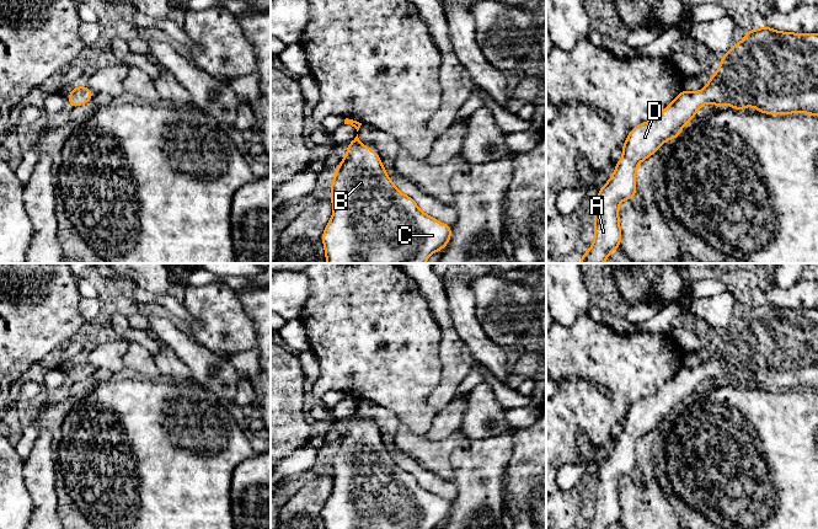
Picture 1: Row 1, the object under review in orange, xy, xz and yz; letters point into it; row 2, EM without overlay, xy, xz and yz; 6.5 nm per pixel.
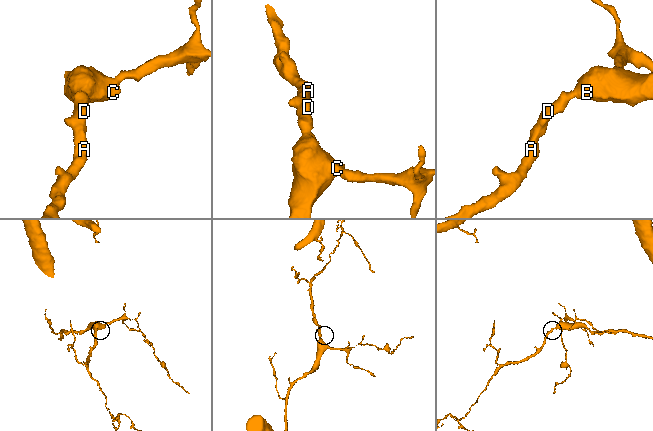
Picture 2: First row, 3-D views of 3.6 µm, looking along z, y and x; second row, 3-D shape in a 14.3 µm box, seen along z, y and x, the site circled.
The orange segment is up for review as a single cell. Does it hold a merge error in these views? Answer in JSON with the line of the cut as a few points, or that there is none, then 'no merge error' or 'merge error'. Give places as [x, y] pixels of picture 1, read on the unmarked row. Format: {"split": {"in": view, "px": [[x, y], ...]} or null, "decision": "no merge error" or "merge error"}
{"split": null, "decision": "no merge error"}

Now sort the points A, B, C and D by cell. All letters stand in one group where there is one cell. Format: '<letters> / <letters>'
A B C D

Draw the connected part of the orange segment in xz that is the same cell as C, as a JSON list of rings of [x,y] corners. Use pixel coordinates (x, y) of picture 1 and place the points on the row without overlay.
[[[357,412],[331,459],[332,493],[322,509],[326,529],[433,529],[443,525],[451,503],[423,488],[392,459],[379,431]]]

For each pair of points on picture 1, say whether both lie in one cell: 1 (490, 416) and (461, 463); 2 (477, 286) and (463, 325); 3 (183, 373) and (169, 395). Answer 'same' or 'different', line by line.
1: different
2: different
3: different

